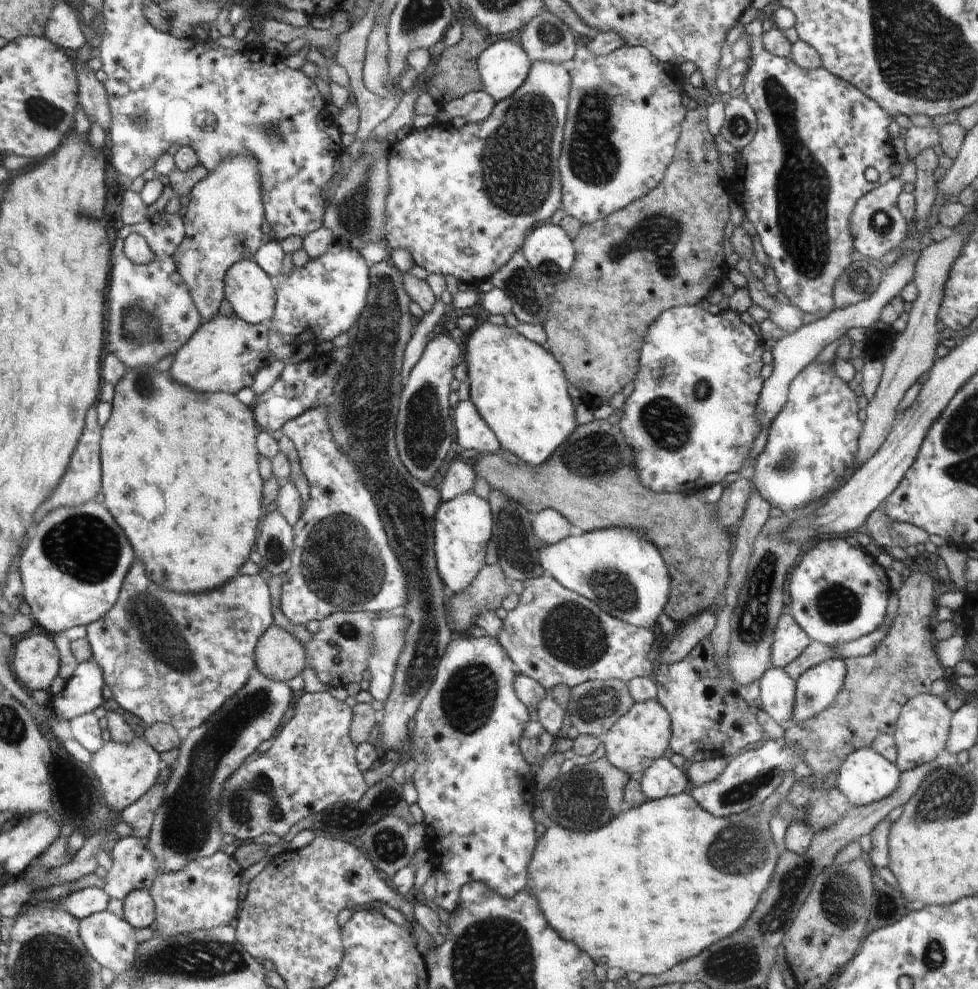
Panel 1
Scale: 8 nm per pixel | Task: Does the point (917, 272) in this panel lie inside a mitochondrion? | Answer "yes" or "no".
no

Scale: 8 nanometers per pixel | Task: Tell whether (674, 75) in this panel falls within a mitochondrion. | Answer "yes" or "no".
no

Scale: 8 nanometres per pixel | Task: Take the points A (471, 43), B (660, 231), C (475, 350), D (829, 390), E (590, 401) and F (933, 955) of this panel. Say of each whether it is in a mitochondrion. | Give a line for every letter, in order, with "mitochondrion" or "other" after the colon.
A: other
B: mitochondrion
C: other
D: other
E: other
F: mitochondrion

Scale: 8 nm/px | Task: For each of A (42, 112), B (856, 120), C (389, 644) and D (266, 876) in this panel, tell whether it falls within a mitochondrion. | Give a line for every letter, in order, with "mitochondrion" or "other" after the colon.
A: mitochondrion
B: other
C: mitochondrion
D: other

